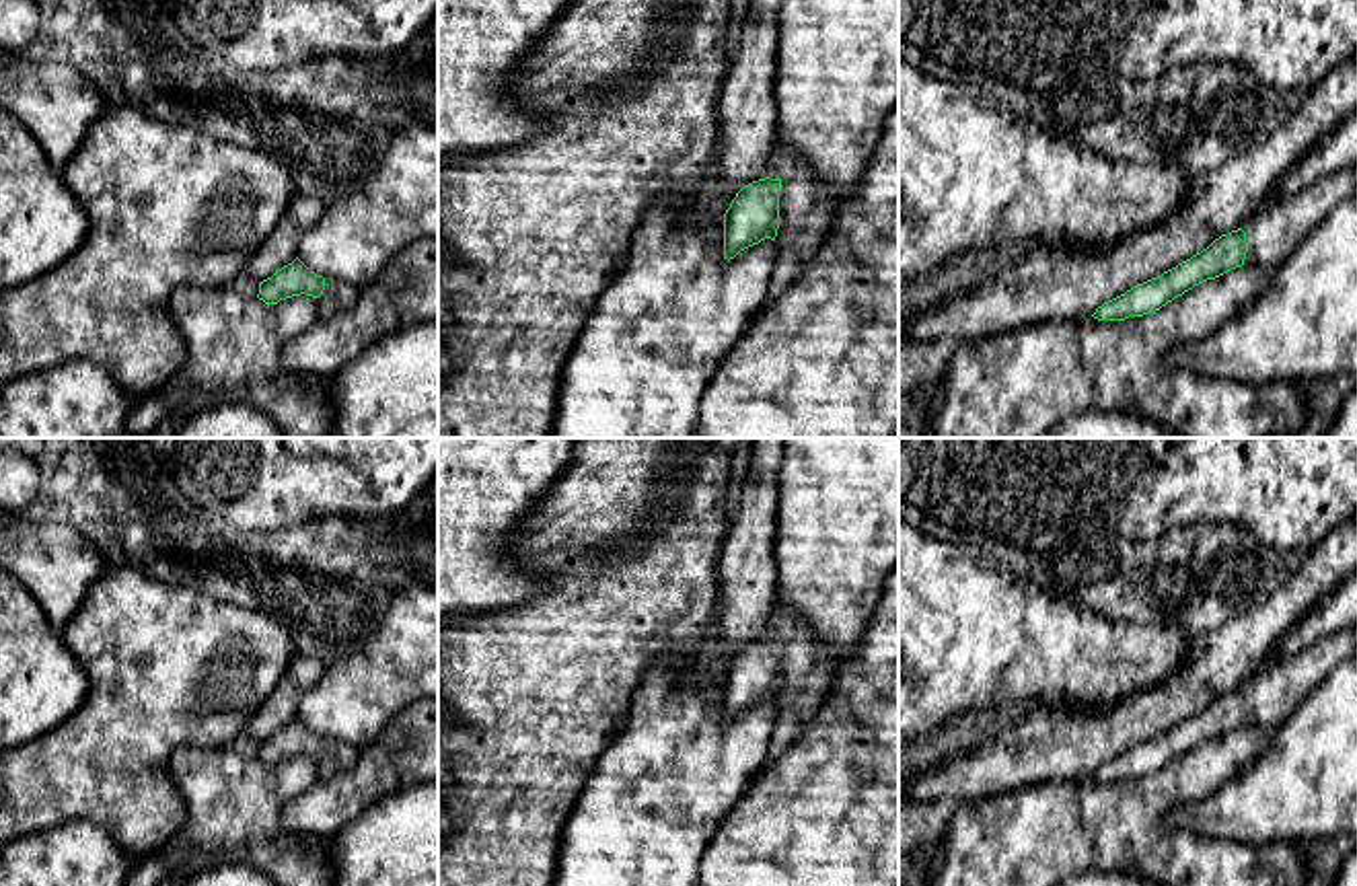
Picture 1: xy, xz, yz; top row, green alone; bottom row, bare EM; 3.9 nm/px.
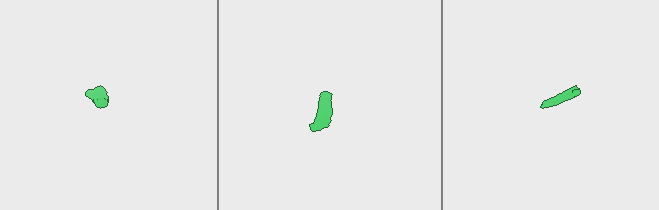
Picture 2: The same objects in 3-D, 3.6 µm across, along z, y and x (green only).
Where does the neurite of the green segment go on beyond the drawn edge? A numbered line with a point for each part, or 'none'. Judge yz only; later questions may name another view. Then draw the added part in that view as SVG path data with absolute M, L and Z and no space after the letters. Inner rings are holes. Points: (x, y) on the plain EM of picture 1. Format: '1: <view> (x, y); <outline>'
1: yz (1271, 695); M1341 631L1258 674L1244 689L1248 703L1244 726L1277 728L1312 689L1355 652L1357 631Z

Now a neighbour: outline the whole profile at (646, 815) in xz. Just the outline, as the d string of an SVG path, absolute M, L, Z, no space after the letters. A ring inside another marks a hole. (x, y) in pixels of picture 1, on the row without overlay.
M707 648L691 664L660 658L646 672L635 691L627 726L600 754L567 822L557 851L553 886L697 886L697 867L724 816L744 796L755 775L767 765L777 703L761 701L734 719L724 717L724 682L703 680L709 666L718 666Z

